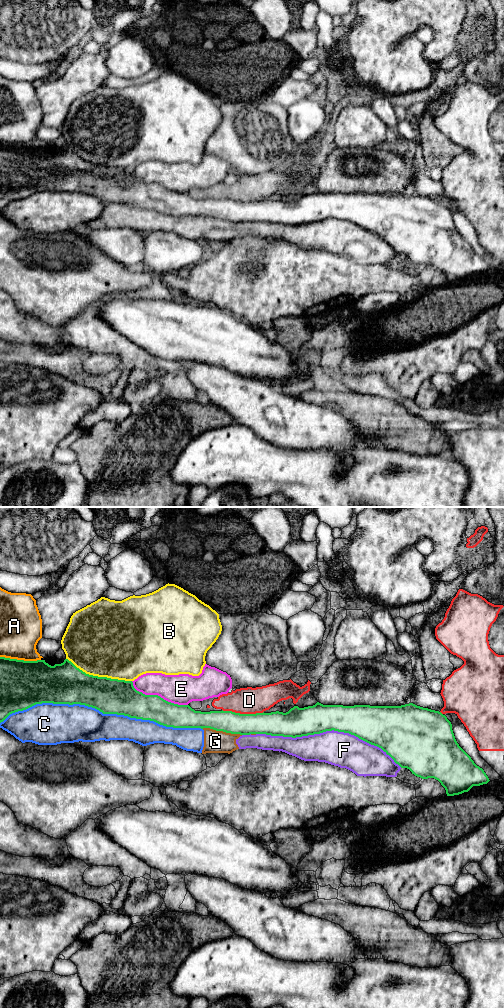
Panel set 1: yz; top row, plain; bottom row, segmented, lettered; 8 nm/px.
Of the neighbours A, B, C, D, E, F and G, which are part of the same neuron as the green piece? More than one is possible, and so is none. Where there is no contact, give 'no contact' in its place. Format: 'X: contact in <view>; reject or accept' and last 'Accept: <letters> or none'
A: contact in yz; reject
B: contact in yz; reject
C: contact in yz; reject
D: contact in yz; reject
E: contact in yz; reject
F: contact in yz; reject
G: contact in yz; reject
Accept: none

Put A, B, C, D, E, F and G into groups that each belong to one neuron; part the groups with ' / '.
A / B / C F G / D / E

